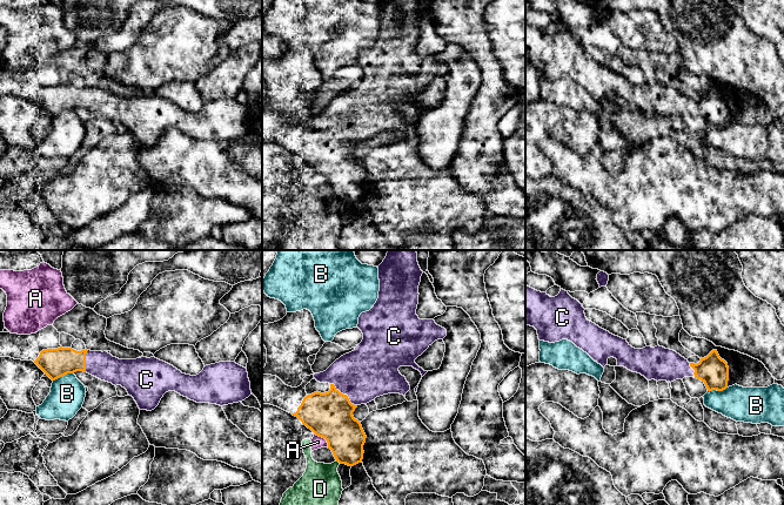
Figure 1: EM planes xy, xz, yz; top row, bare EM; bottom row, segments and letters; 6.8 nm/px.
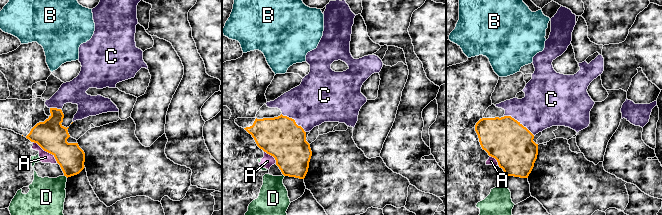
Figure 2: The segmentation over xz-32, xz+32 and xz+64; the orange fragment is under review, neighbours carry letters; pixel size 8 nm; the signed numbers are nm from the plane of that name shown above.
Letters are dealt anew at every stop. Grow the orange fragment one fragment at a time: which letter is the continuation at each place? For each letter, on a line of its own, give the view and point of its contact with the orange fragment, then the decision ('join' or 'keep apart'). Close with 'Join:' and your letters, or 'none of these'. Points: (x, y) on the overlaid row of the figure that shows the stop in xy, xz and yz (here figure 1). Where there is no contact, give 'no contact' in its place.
A: xz (322, 437) | keep apart
B: xy (62, 375) | keep apart
C: xz (344, 395) | join
D: xz (339, 462) | keep apart
Join: C

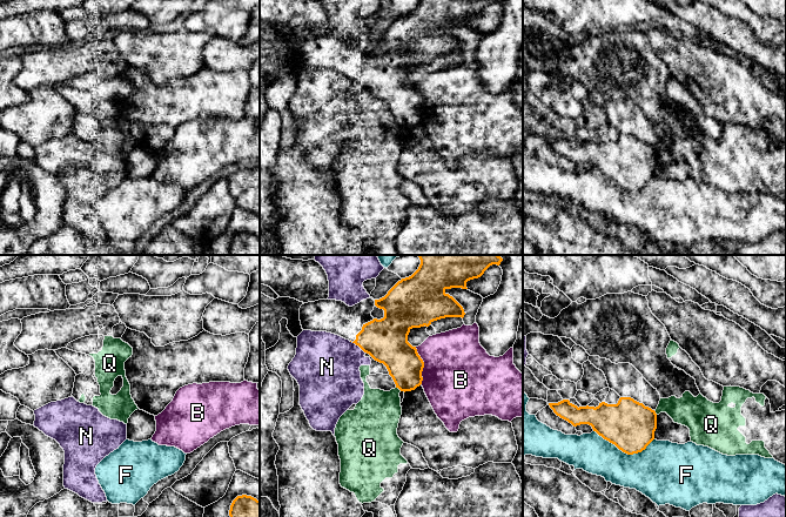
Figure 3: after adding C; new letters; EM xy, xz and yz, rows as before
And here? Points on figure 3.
B: xz (423, 366) | keep apart
F: yz (624, 451) | keep apart
N: xz (357, 344) | keep apart
Q: xz (398, 388) | keep apart
Join: none of these

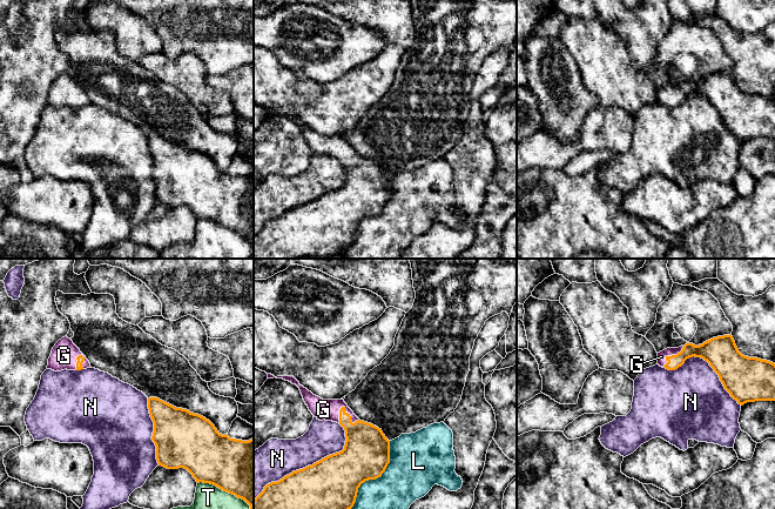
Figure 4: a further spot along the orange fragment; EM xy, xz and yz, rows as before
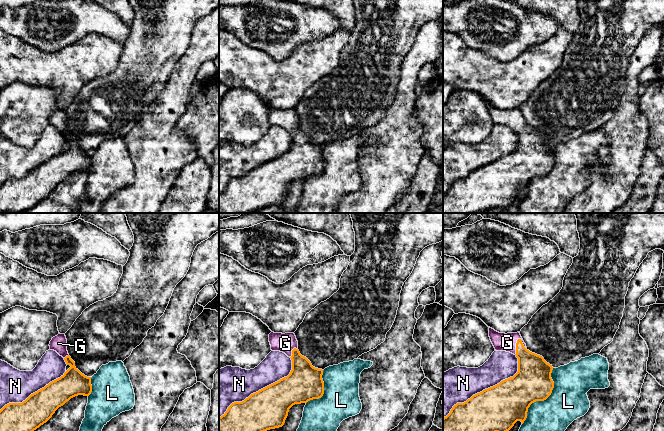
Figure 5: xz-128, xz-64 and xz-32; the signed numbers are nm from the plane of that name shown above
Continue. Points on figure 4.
G: xz (349, 415) | join
L: xz (376, 477) | keep apart
N: xz (308, 466) | keep apart
T: xy (224, 490) | keep apart
Join: G

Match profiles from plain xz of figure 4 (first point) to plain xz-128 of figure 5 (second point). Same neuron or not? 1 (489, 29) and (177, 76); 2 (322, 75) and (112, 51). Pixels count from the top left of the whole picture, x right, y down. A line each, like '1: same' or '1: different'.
1: different
2: different

